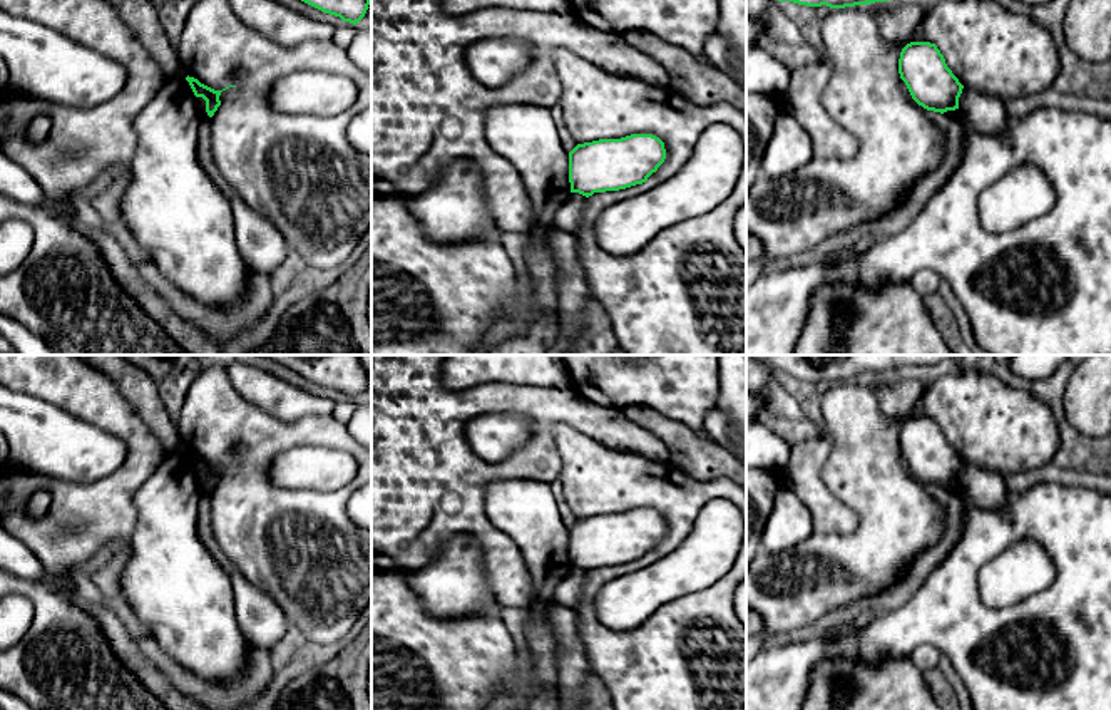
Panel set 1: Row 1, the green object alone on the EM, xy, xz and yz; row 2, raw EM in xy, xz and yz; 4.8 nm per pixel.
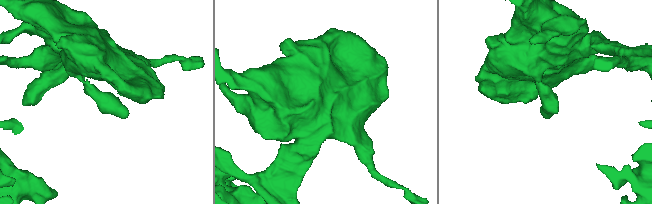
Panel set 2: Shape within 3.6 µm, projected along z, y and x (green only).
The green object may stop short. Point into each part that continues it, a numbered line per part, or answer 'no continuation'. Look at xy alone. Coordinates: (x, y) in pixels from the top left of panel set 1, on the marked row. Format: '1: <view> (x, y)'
no continuation

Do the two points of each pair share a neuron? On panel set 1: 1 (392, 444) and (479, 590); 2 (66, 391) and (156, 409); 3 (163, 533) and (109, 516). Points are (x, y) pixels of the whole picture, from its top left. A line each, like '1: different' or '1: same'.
1: different
2: different
3: different

